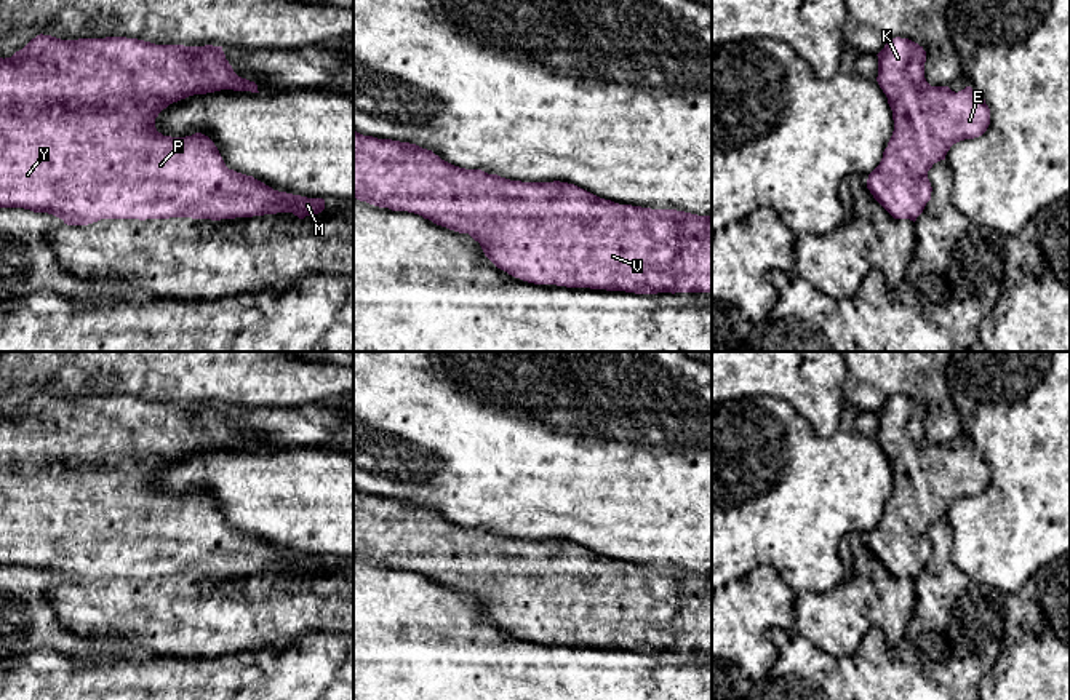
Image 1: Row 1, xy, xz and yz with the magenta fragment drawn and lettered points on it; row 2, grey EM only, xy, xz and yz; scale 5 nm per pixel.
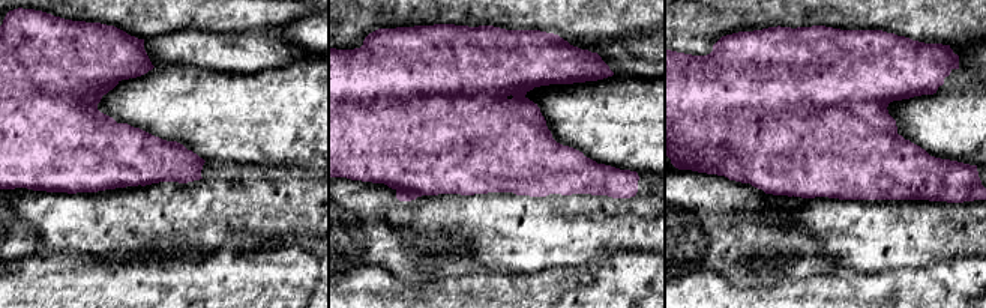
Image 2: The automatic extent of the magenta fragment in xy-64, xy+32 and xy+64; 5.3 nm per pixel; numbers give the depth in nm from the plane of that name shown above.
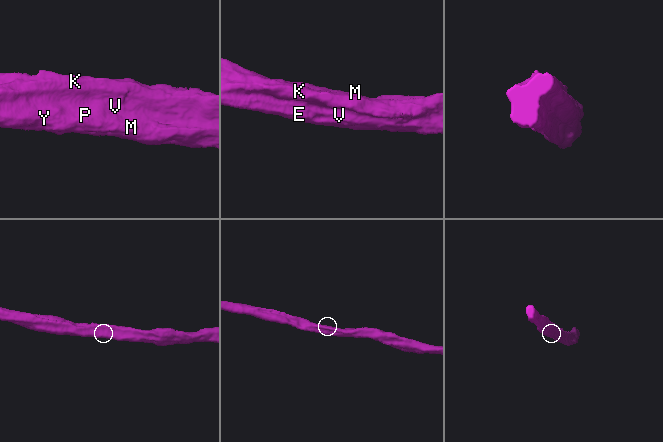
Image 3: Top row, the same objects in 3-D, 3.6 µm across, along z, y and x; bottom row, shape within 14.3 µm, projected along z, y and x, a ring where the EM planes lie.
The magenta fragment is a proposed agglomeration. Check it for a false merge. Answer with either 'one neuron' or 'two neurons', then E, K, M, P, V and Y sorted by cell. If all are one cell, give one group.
one neuron; groups E K M P V Y

